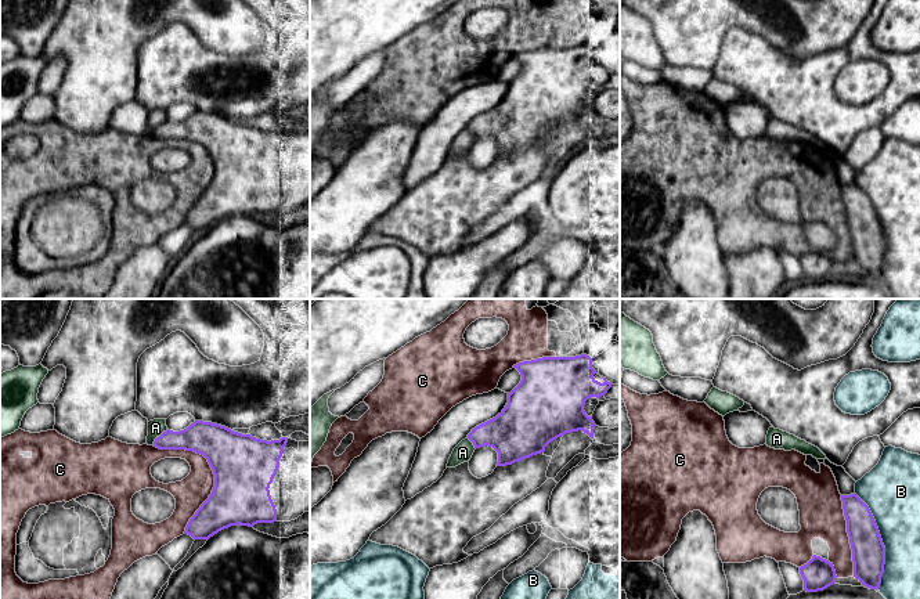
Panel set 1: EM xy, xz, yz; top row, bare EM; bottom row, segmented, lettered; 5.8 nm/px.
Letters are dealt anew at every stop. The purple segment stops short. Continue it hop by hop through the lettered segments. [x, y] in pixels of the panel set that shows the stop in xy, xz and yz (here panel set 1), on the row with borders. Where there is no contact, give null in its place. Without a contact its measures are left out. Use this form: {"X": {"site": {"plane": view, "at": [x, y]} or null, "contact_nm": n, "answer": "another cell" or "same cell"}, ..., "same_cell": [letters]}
{"A": {"site": {"plane": "xy", "at": [159, 436]}, "contact_nm": 130, "answer": "another cell"}, "B": {"site": {"plane": "yz", "at": [881, 541]}, "contact_nm": 600, "answer": "another cell"}, "C": {"site": {"plane": "xy", "at": [212, 469]}, "contact_nm": 550, "answer": "another cell"}, "same_cell": []}

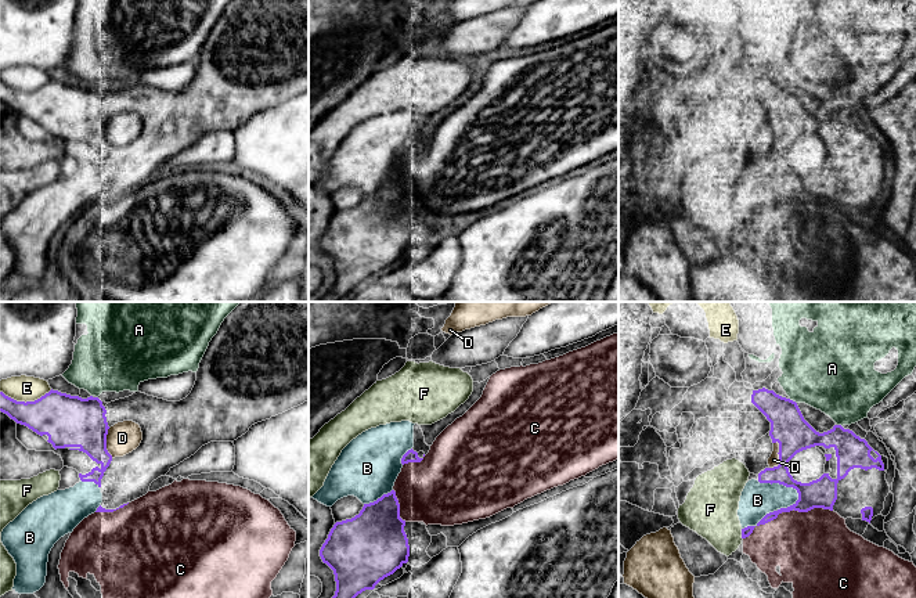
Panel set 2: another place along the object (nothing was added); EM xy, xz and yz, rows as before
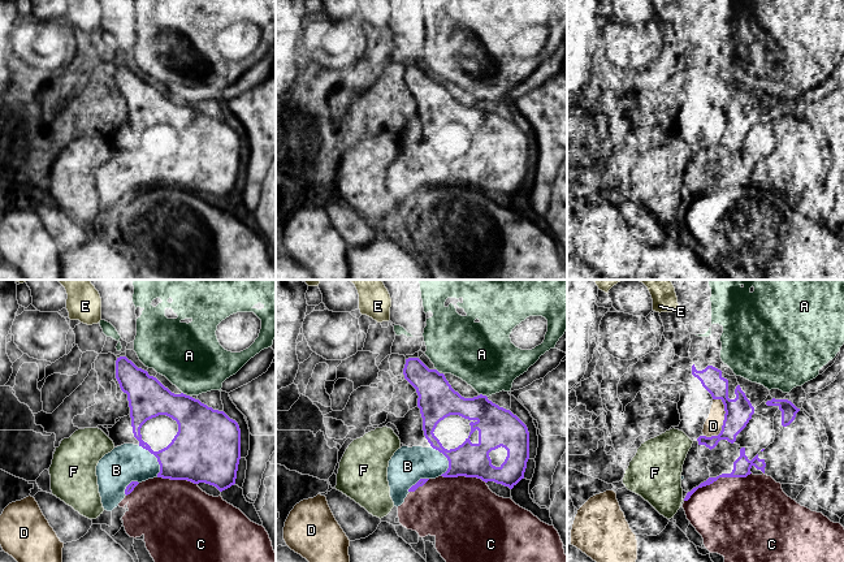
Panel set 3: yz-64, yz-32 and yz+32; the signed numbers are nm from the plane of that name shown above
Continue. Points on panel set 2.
{"A": {"site": {"plane": "yz", "at": [792, 400]}, "contact_nm": 50, "answer": "another cell"}, "B": {"site": {"plane": "yz", "at": [781, 483]}, "contact_nm": 260, "answer": "same cell"}, "C": {"site": {"plane": "yz", "at": [786, 511]}, "contact_nm": 550, "answer": "another cell"}, "D": {"site": {"plane": "yz", "at": [779, 457]}, "contact_nm": 170, "answer": "another cell"}, "E": {"site": {"plane": "xy", "at": [24, 402]}, "contact_nm": 300, "answer": "another cell"}, "F": {"site": {"plane": "yz", "at": [742, 535]}, "contact_nm": 60, "answer": "another cell"}, "same_cell": ["B"]}

